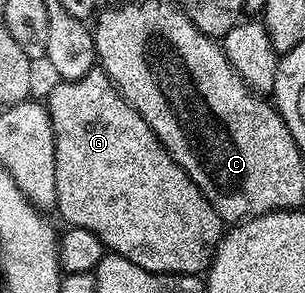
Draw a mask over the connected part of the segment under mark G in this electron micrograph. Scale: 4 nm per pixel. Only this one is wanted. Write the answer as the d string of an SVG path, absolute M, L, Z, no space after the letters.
M101 68L91 69L78 81L59 80L55 84L56 86L48 92L47 98L45 97L45 105L51 117L53 136L55 137L55 159L57 160L57 200L55 205L57 214L67 221L66 225L85 228L89 232L93 232L93 236L97 236L97 240L101 240L110 253L120 254L125 260L133 260L133 264L137 264L137 268L145 268L154 274L199 276L210 270L211 261L215 259L215 249L219 247L219 242L225 233L225 223L222 218L217 216L213 204L209 204L209 200L203 195L198 184L187 175L186 169L182 165L179 167L180 163L172 158L171 153L159 142L159 135L151 129L150 121L142 118L137 112L137 108L133 108L127 103L127 99L121 96L119 89L111 83L109 76Z

